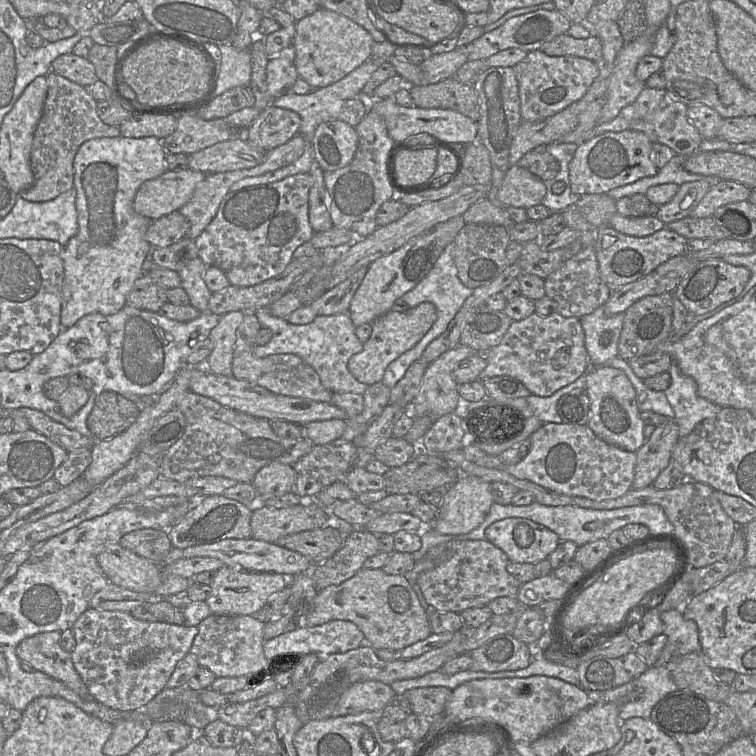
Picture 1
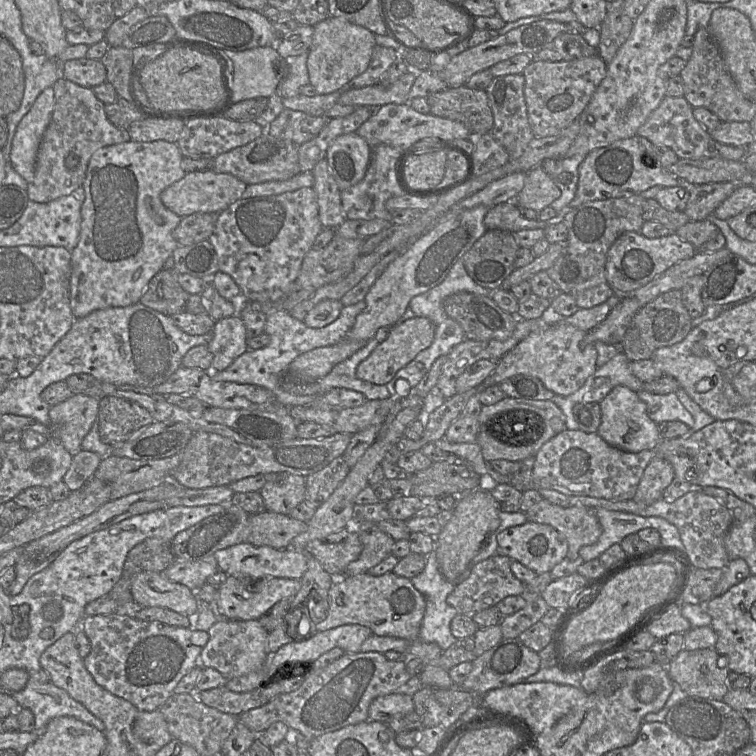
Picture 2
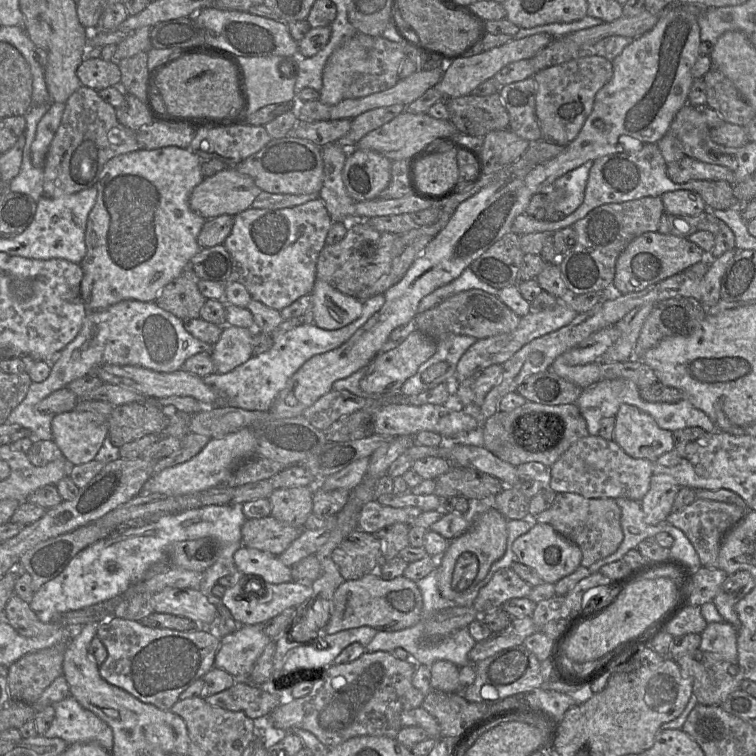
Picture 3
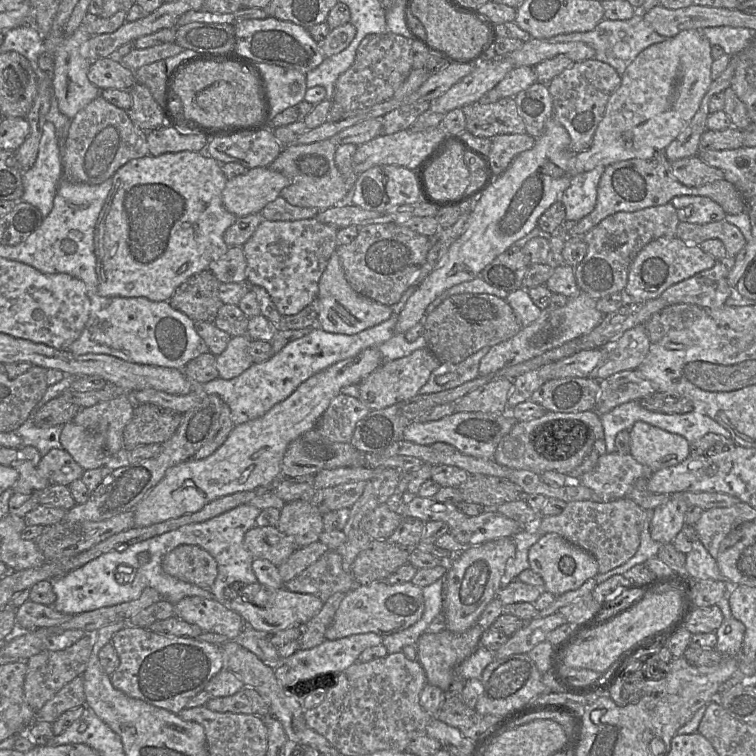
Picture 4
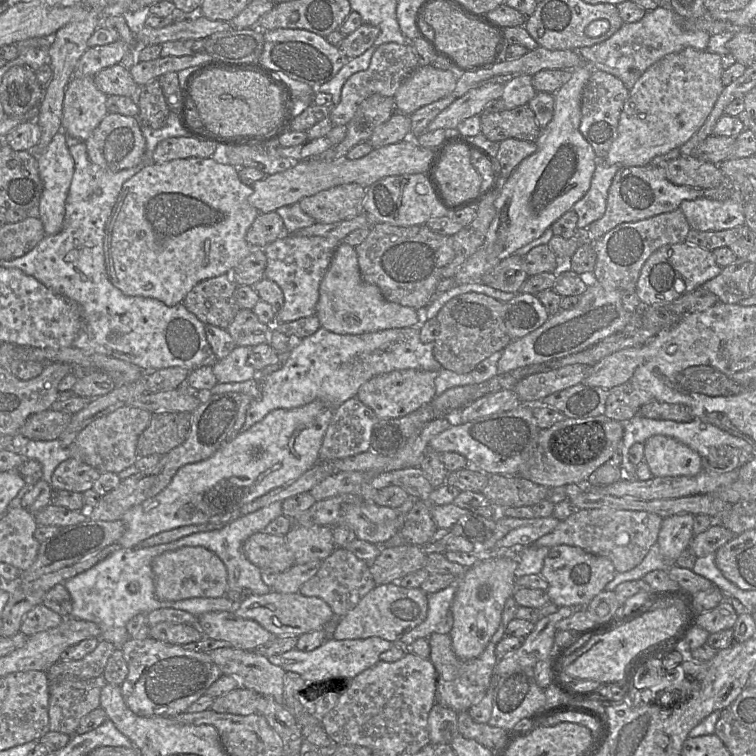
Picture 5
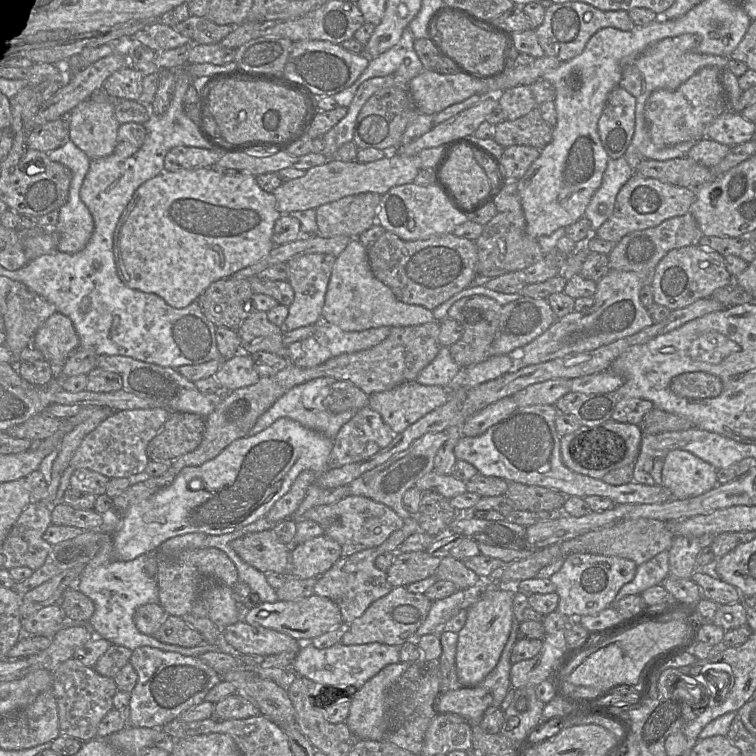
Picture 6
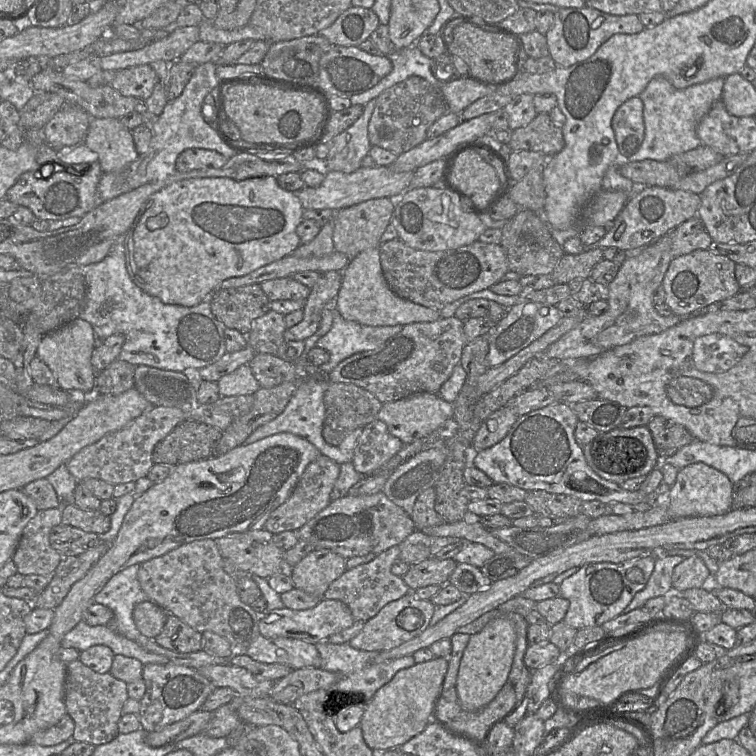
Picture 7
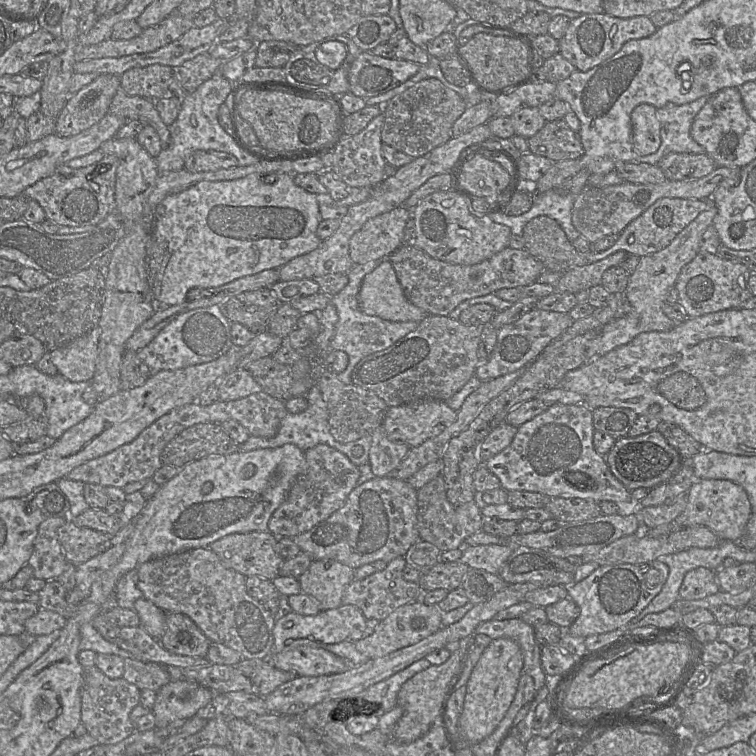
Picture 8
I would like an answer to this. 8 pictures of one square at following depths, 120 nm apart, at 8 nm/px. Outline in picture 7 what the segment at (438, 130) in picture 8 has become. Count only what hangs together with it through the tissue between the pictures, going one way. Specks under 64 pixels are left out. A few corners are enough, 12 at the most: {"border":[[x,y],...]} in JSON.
{"border":[[409,77],[376,98],[370,144],[400,155],[448,106]]}

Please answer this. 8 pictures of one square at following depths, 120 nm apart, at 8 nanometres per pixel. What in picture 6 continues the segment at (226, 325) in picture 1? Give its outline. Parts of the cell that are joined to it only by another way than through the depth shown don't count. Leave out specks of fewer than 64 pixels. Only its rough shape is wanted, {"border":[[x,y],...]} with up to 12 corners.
{"border":[[242,351],[223,360],[214,377],[225,392],[260,378],[251,355]]}

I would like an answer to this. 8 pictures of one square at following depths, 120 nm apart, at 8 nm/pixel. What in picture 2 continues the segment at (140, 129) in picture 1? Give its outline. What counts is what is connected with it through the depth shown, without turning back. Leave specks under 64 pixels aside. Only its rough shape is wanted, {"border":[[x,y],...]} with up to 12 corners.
{"border":[[143,118],[127,131],[136,142],[176,143],[185,124],[179,119]]}

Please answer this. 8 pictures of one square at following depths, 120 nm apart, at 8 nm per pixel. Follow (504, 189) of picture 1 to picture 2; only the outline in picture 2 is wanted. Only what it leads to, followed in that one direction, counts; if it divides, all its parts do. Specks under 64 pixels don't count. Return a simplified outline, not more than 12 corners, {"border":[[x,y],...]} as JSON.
{"border":[[540,167],[526,172],[514,202],[540,212],[561,190]]}

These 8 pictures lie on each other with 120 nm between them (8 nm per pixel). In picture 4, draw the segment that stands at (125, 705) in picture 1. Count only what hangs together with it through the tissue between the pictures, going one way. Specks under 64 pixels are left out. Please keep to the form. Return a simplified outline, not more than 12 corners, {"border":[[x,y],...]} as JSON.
{"border":[[147,628],[116,632],[110,675],[178,714],[224,669],[221,646]]}

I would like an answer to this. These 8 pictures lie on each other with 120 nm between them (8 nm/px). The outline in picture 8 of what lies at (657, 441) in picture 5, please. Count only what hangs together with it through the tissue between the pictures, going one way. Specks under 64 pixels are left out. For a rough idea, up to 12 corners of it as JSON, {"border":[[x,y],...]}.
{"border":[[695,480],[673,521],[647,531],[667,536],[705,526],[738,542],[751,517],[739,484]]}

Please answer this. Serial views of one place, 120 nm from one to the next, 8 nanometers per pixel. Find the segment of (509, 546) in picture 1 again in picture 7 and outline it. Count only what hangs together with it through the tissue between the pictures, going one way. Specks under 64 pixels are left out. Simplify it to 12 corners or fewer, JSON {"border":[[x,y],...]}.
{"border":[[654,557],[581,566],[559,584],[579,630],[622,614]]}

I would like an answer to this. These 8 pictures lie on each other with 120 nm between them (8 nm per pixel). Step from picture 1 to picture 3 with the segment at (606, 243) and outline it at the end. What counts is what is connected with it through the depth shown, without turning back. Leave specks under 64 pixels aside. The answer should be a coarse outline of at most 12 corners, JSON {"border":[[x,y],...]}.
{"border":[[658,232],[618,257],[613,289],[641,292],[704,261],[687,238]]}

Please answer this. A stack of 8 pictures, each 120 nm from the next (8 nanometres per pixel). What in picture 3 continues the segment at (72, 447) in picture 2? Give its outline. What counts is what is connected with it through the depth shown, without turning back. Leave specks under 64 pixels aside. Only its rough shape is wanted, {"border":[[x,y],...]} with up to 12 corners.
{"border":[[57,414],[52,435],[70,464],[96,458],[107,418]]}

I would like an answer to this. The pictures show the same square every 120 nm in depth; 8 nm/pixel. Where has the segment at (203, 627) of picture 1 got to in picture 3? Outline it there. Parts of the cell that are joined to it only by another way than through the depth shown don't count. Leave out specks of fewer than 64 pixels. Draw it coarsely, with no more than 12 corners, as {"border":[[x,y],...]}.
{"border":[[262,625],[220,637],[215,667],[245,680],[270,641]]}

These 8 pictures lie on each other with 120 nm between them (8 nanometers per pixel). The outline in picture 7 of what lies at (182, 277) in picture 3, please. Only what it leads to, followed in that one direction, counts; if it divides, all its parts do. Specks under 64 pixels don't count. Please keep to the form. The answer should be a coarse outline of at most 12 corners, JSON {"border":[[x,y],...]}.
{"border":[[260,284],[214,291],[214,316],[247,334],[270,311]]}

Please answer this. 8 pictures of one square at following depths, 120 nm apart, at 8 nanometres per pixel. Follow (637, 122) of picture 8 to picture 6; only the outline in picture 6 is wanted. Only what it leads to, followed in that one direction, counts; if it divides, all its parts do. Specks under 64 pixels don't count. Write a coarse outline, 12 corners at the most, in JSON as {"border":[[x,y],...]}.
{"border":[[621,86],[610,93],[598,133],[610,159],[632,143],[636,98]]}

